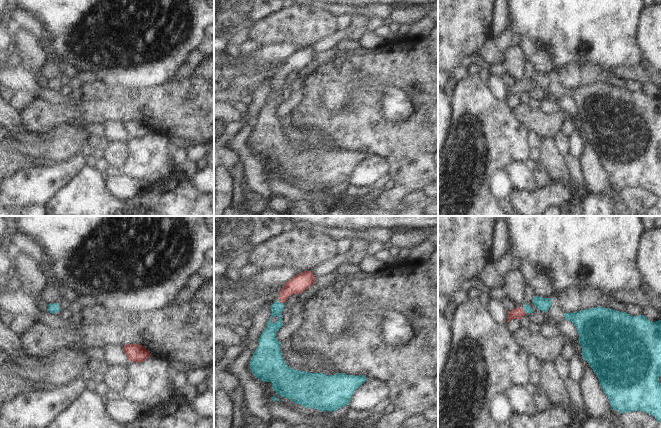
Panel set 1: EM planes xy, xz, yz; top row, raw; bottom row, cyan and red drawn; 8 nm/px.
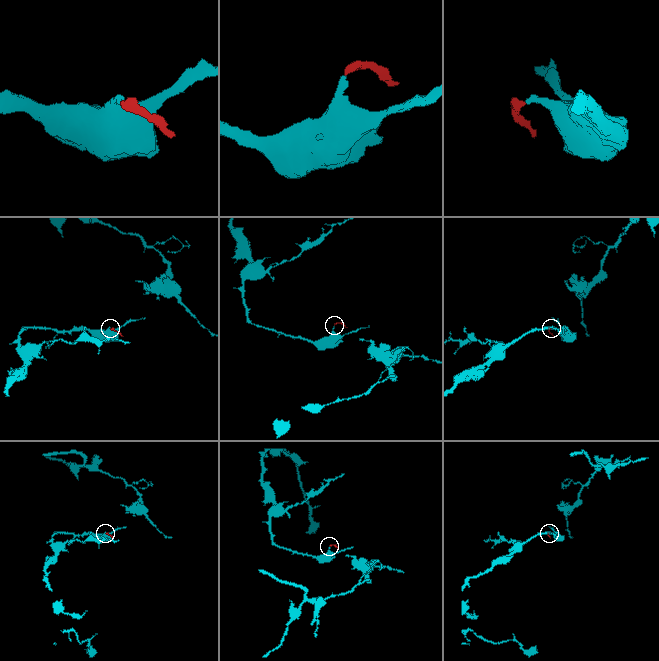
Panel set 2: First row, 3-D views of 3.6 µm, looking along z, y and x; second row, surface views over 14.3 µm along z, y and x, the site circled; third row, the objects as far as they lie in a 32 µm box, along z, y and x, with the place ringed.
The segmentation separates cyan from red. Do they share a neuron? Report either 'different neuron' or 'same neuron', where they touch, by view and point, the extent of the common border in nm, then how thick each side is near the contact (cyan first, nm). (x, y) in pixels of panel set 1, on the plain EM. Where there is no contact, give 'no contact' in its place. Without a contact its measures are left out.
same neuron; contact xz (281, 79); length 50 nm; calibres 100 and 140 nm

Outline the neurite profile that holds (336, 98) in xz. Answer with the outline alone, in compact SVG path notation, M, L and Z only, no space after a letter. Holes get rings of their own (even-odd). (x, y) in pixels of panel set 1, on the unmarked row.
M358 71L350 75L345 82L332 80L325 88L323 95L324 106L329 114L338 114L348 110L351 92L356 86L370 84L374 80L366 72Z

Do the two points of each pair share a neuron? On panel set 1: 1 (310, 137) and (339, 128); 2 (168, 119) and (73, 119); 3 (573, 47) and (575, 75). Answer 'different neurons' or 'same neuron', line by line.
1: different neurons
2: same neuron
3: different neurons

